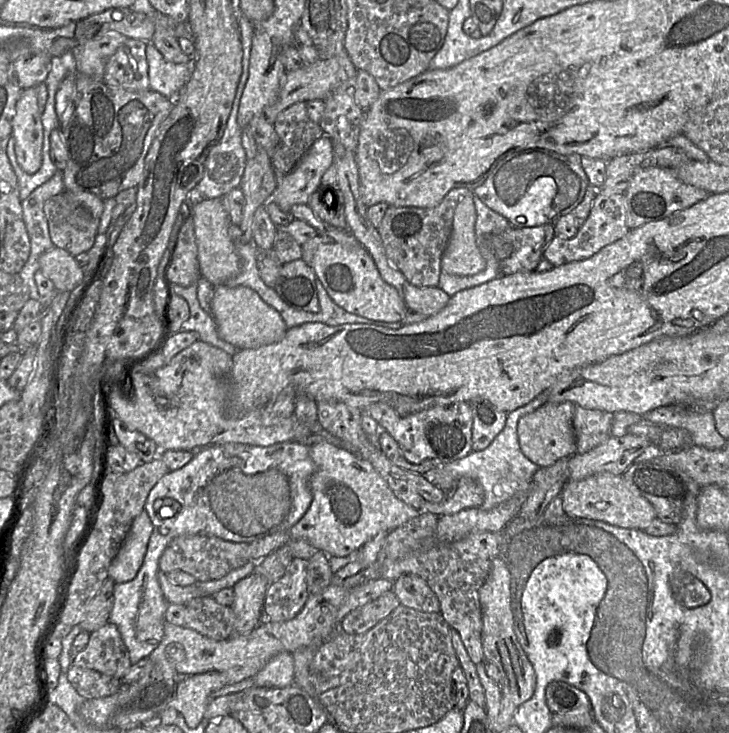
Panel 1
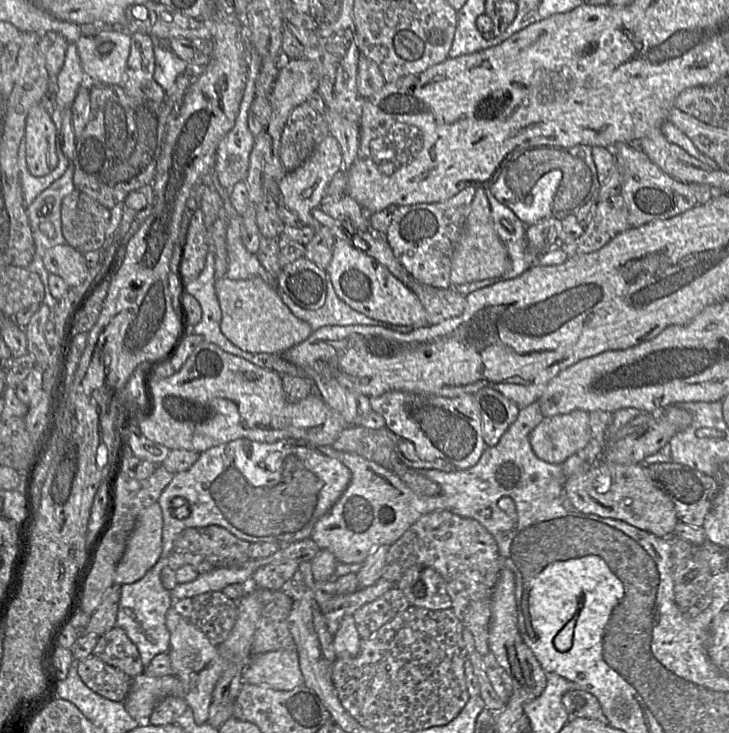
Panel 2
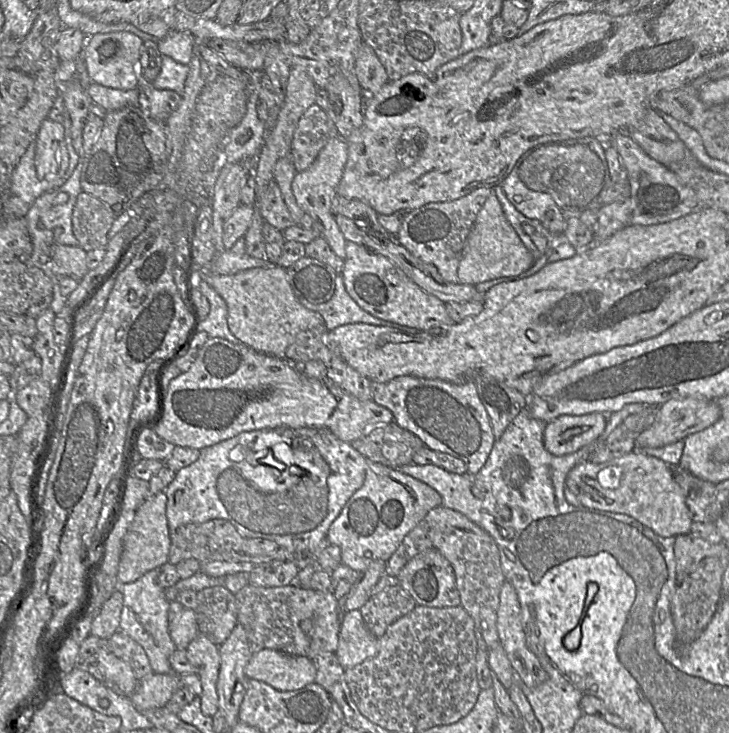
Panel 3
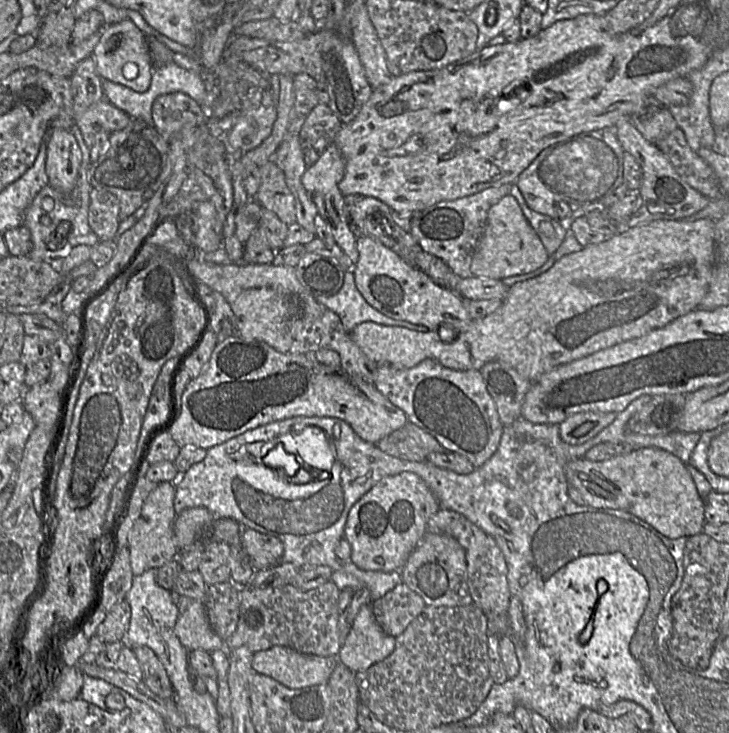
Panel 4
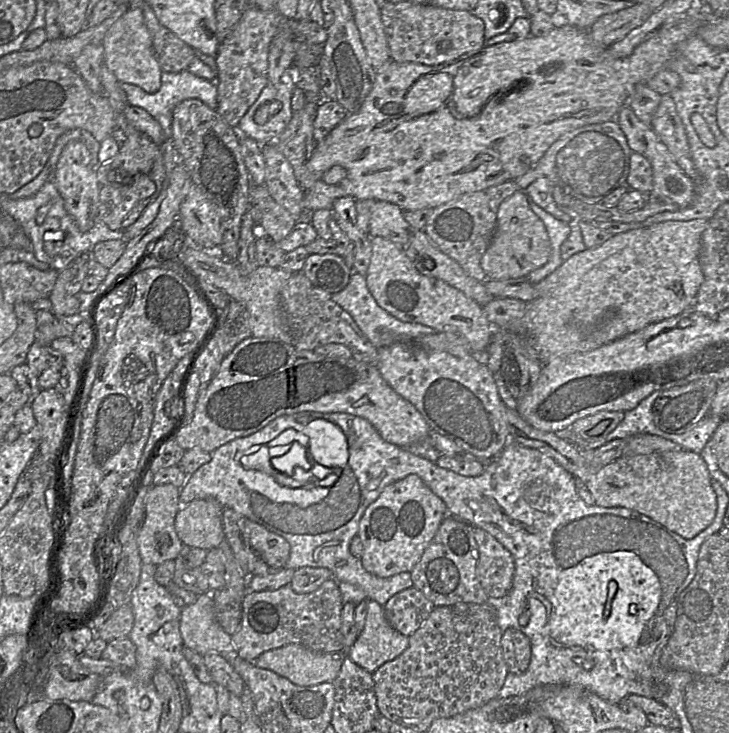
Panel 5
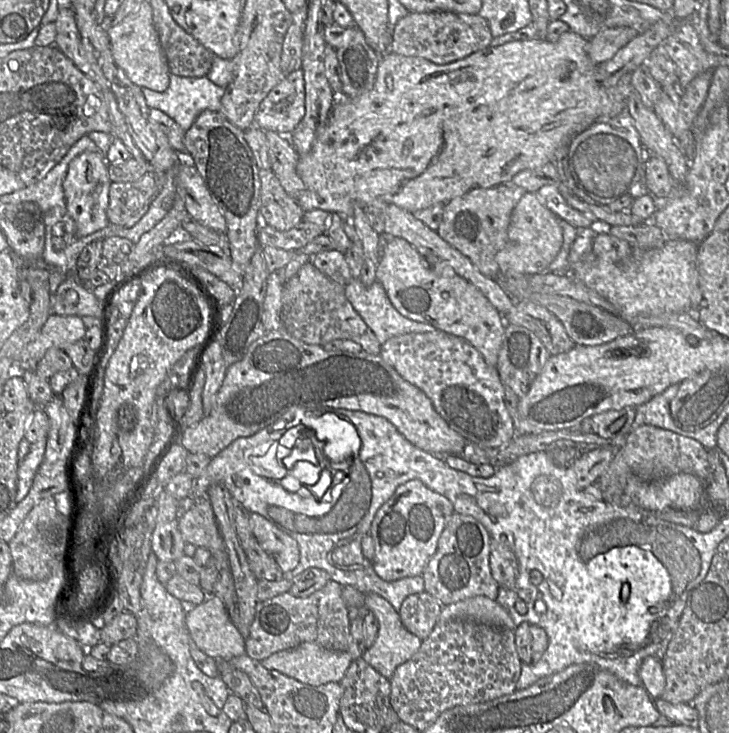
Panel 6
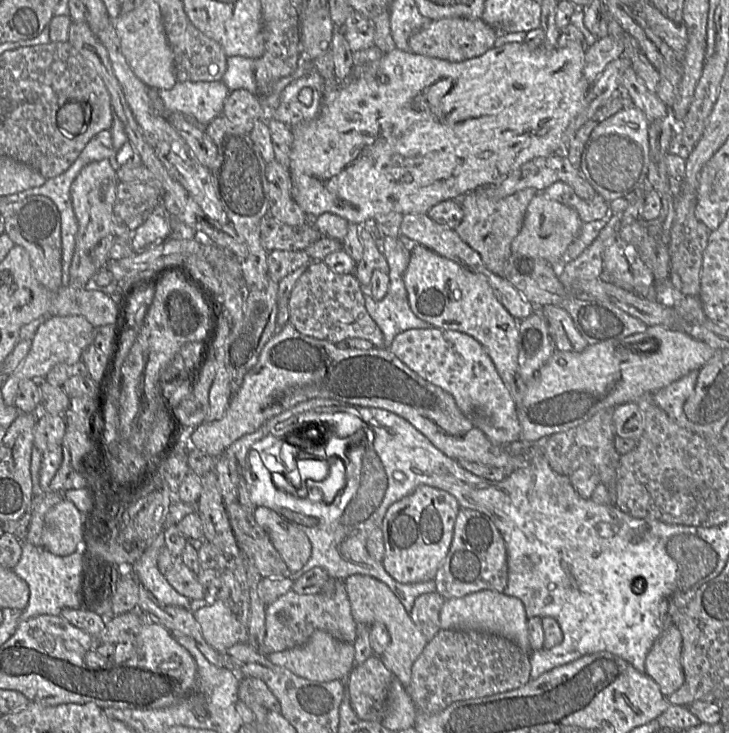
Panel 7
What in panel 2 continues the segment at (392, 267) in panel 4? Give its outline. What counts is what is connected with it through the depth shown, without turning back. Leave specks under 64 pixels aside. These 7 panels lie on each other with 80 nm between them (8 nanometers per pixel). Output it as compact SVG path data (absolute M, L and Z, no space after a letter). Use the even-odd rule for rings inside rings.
M342 240L332 247L332 259L326 272L337 296L352 309L369 318L394 325L420 328L429 325L427 313L417 295L396 278L384 265Z

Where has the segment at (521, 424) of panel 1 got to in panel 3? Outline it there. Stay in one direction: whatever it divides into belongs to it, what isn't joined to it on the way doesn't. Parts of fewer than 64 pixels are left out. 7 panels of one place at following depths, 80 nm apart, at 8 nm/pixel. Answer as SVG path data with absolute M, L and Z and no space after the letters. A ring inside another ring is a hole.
M611 414L563 415L548 422L543 436L545 448L555 456L578 451L600 437L608 415Z

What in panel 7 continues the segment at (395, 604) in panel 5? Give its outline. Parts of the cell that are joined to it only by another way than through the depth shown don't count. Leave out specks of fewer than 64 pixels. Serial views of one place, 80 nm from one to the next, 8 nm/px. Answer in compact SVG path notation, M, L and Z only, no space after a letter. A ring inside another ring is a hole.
M437 592L423 594L416 598L409 613L413 623L428 642L441 630L440 613L445 601Z

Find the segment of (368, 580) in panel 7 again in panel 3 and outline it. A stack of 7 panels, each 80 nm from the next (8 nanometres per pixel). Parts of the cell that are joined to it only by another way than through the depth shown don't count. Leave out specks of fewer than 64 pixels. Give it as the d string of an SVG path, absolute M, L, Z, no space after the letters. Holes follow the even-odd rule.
M360 609L345 612L340 621L336 657L345 669L373 658L379 648L379 638L364 624Z

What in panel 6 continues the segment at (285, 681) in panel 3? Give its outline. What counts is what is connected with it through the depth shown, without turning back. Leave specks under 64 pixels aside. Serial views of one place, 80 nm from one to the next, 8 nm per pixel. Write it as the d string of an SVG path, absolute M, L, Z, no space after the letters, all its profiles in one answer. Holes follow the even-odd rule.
M315 643L272 654L261 661L269 670L276 670L302 683L319 686L343 679L353 658L347 651L331 651Z

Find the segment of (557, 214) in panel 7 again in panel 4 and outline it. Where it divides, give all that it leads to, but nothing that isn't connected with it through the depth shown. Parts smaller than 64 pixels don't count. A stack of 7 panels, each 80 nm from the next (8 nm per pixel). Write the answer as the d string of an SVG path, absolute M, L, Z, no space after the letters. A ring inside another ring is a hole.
M507 195L488 211L484 234L473 254L472 277L502 280L540 268L549 256L540 238L525 218L514 196Z

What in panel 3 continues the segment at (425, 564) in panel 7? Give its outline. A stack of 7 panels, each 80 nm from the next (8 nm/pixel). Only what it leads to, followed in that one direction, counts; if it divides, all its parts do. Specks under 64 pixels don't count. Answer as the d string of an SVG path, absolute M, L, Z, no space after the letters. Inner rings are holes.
M368 462L364 484L330 526L327 541L340 548L344 565L363 573L375 561L387 562L405 536L429 511L440 506L442 497L425 483L397 469Z

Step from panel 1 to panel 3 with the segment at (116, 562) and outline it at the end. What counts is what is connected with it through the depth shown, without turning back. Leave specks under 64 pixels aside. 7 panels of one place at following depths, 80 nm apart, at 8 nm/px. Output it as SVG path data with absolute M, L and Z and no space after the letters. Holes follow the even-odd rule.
M165 491L150 497L138 510L124 539L123 553L119 563L118 582L120 585L135 582L152 569L168 562L171 536L168 527L167 496Z

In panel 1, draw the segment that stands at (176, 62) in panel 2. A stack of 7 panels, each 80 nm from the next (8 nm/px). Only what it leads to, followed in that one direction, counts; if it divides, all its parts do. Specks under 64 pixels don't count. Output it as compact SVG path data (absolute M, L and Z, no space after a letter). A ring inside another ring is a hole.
M150 43L146 48L150 89L172 99L184 88L192 71L192 64L167 61Z

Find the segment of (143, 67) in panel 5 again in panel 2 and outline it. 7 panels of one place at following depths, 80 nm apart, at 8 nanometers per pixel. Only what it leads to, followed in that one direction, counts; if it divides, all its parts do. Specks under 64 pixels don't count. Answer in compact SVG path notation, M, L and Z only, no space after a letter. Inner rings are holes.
M117 31L82 35L75 43L89 86L118 86L124 77L131 50L131 35Z

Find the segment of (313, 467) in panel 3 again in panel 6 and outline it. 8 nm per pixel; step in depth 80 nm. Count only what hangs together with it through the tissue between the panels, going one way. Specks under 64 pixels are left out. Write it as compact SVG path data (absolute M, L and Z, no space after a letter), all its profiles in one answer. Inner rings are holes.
M333 413L317 415L315 420L304 420L300 426L304 427L311 440L316 439L323 444L324 454L331 463L349 460L352 456L357 455L360 450L361 439L356 427Z

